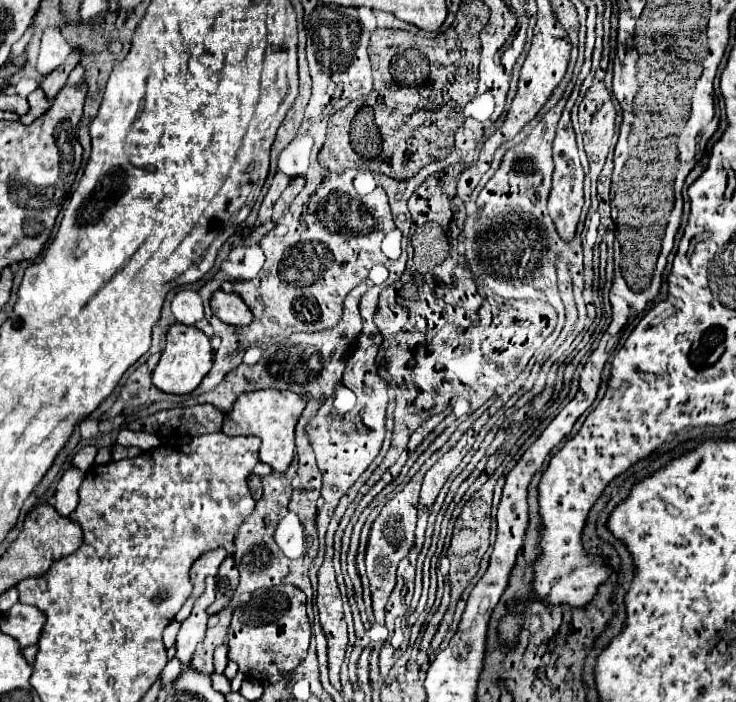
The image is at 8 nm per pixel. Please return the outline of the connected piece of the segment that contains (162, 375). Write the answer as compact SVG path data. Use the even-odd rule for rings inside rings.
M173 324L167 332L167 344L165 350L161 352L161 360L153 370L153 384L167 394L189 394L201 384L205 374L211 370L211 364L213 364L213 350L209 338L193 326Z

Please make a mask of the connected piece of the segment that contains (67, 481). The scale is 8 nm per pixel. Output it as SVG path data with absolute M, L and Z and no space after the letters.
M69 468L63 474L63 478L59 480L57 492L55 492L55 510L61 516L69 516L77 508L83 476L85 476L85 472L81 472L79 468Z

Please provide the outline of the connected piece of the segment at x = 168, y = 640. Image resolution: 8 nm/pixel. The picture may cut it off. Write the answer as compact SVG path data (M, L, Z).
M173 620L173 622L165 628L165 632L163 632L163 642L165 642L167 648L171 648L171 646L175 644L175 636L177 636L177 632L179 632L179 626L181 626L181 622Z

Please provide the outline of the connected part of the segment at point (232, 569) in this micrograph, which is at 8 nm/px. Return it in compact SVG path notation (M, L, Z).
M231 554L223 560L215 580L217 580L217 600L207 608L209 614L217 614L223 608L227 608L227 604L231 602L231 598L239 586L239 572L237 572L235 560Z

